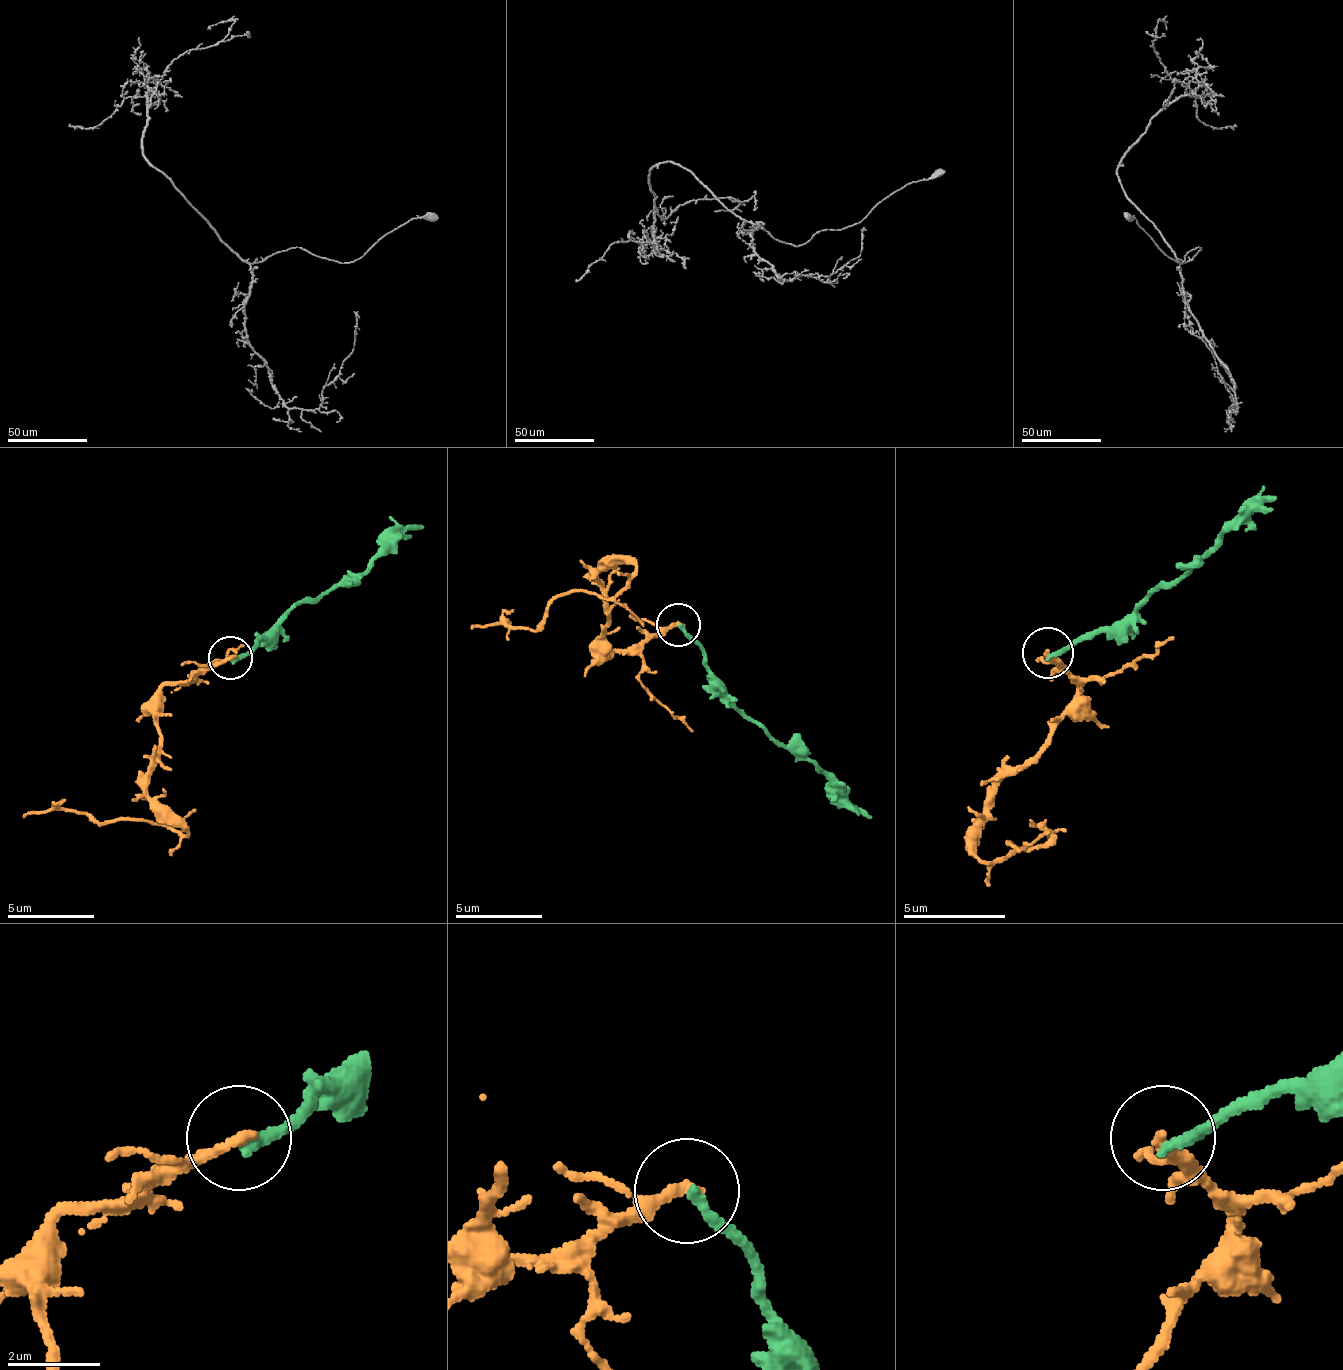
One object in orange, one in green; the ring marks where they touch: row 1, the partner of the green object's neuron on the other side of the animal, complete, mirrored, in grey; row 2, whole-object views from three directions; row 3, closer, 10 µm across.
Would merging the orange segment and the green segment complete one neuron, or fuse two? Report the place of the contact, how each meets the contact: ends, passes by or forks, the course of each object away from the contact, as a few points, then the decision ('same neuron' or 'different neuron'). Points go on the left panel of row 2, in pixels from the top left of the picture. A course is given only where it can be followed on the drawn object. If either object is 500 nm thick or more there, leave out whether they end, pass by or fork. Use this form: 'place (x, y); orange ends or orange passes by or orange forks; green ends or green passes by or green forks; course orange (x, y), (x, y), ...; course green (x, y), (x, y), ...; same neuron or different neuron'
place (230, 657); orange ends; green ends; course orange (229, 658), (164, 689), (146, 793), (185, 832), (99, 824), (85, 811), (33, 811), (25, 819); course green (229, 658), (259, 641), (299, 602), (316, 602), (329, 589), (351, 584), (407, 528), (425, 528); different neuron

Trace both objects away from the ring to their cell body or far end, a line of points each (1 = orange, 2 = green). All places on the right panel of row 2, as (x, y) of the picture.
1: (1046, 653), (1077, 689), (995, 787), (975, 843), (1000, 864), (1011, 843), (1036, 848), (1052, 833), (1052, 843)
2: (1046, 653), (1082, 633), (1108, 633), (1154, 587), (1170, 587), (1262, 500), (1277, 500)

